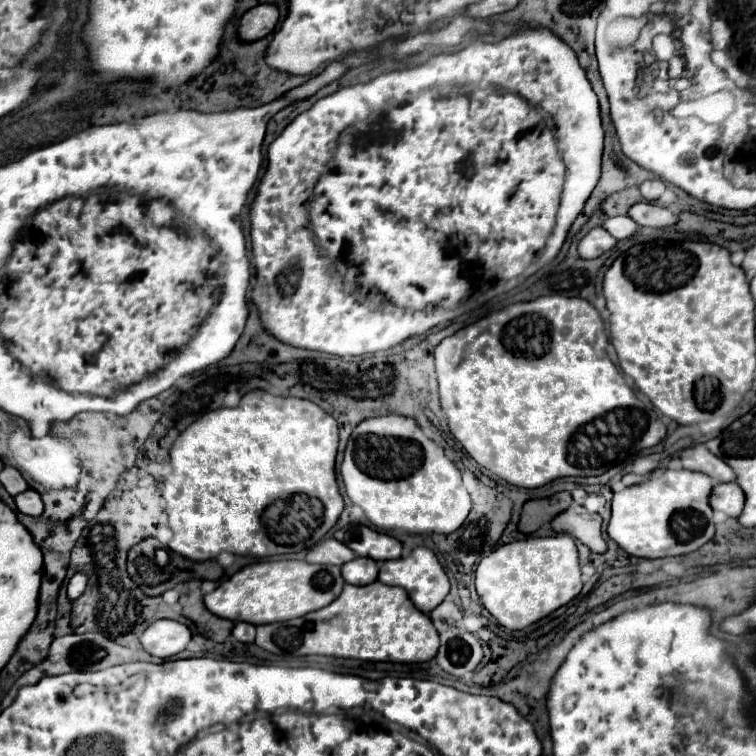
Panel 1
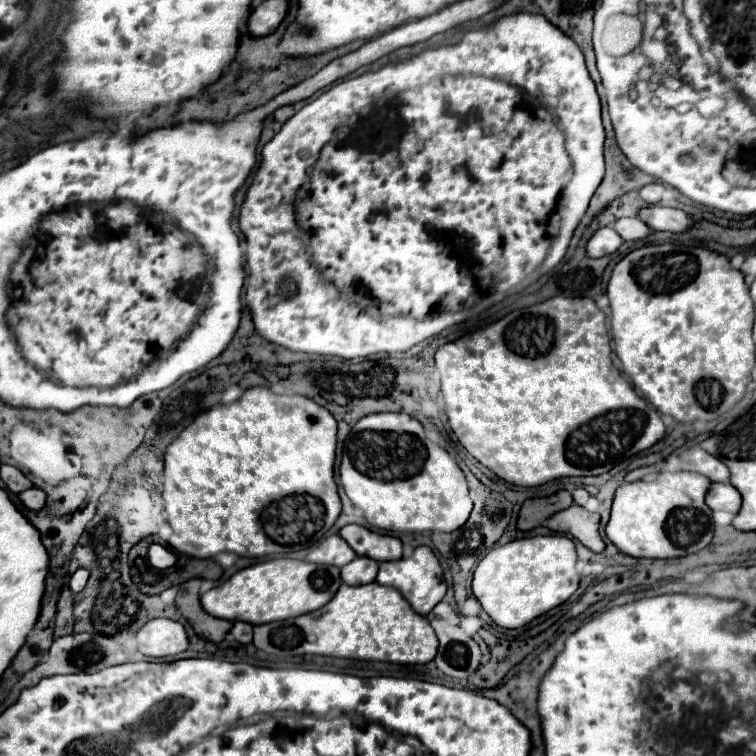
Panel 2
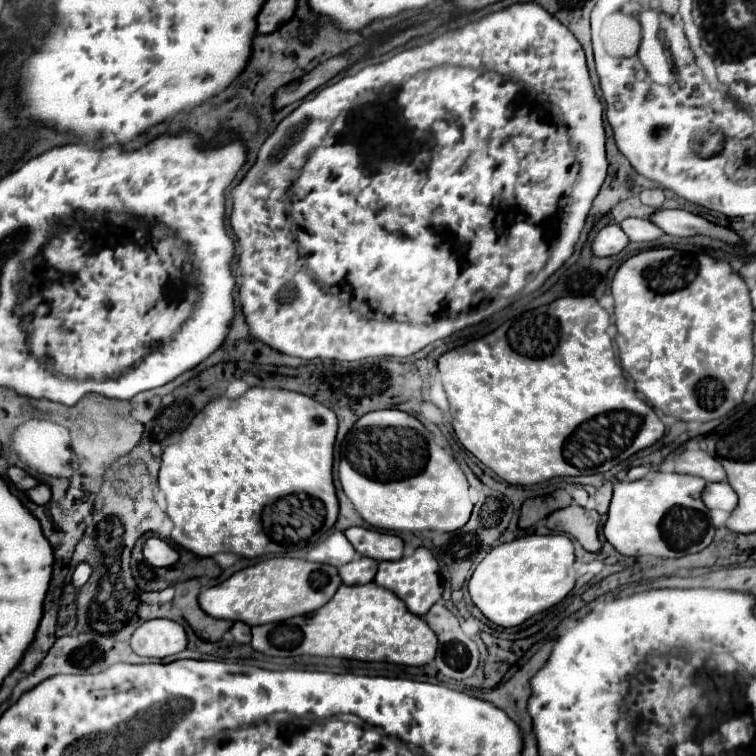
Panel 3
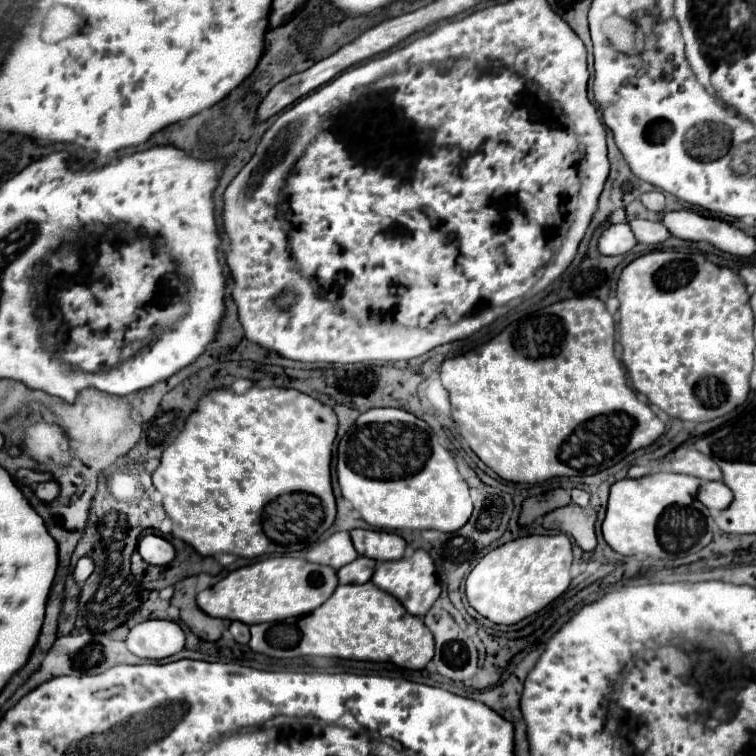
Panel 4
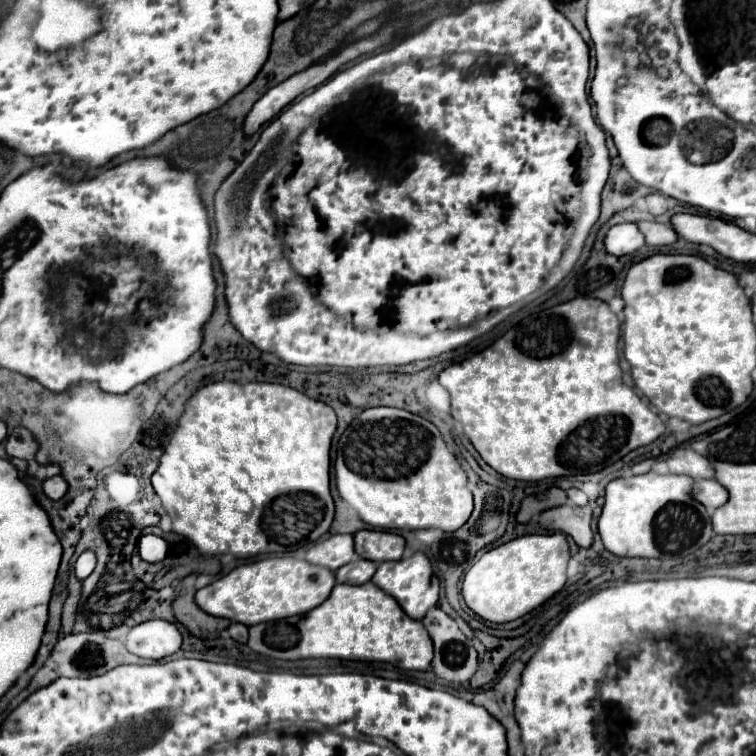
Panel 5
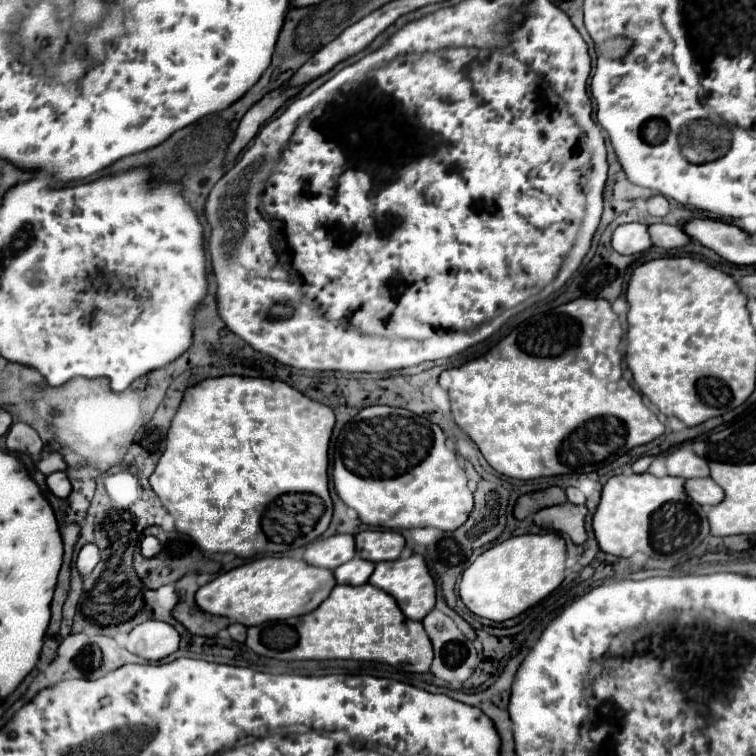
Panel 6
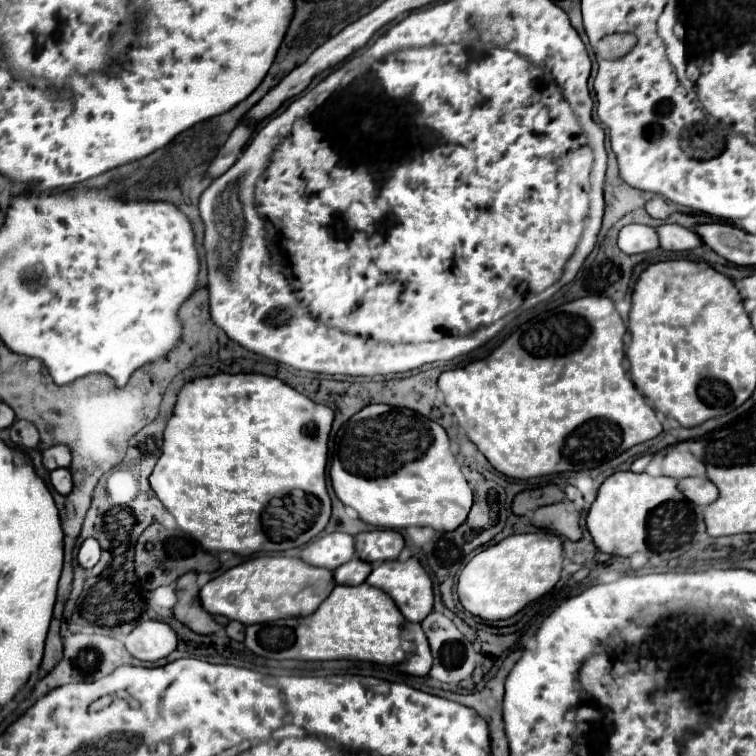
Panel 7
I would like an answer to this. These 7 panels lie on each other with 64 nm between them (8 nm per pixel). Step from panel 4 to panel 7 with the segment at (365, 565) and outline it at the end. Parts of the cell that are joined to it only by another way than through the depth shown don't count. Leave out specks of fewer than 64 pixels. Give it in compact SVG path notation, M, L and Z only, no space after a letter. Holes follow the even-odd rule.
M352 558L350 562L346 562L334 570L334 580L336 580L336 584L358 586L358 584L366 582L370 572L372 572L372 564L366 564L364 560L358 560L358 558Z

